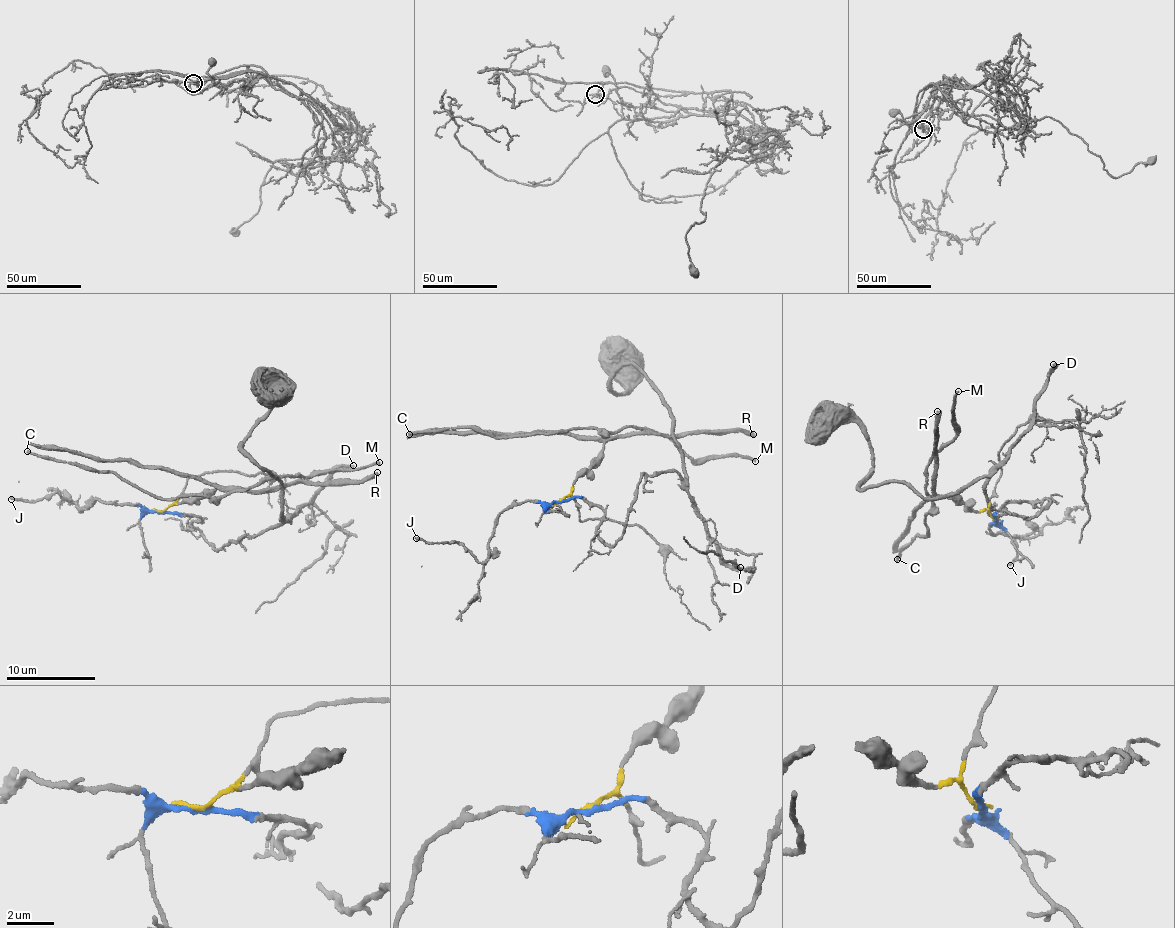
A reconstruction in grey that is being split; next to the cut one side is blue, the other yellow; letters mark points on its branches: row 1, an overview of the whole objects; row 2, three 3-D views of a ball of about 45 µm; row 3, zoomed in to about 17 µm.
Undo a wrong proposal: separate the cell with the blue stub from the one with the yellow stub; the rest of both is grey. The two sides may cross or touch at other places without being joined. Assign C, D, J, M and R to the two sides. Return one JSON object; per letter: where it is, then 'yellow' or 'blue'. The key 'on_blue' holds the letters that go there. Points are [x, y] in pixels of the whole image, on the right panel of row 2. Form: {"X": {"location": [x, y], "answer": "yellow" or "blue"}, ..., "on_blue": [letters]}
{"C": {"location": [897, 559], "answer": "yellow"}, "D": {"location": [1053, 364], "answer": "blue"}, "J": {"location": [1010, 565], "answer": "blue"}, "M": {"location": [958, 391], "answer": "yellow"}, "R": {"location": [937, 411], "answer": "yellow"}, "on_blue": ["D", "J"]}

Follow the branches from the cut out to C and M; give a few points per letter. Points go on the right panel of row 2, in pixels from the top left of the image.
C: (995, 519), (937, 493), (930, 496), (923, 522), (925, 538), (917, 535), (896, 558)
M: (995, 519), (987, 511), (972, 510), (926, 491), (930, 459), (954, 437), (958, 391)

